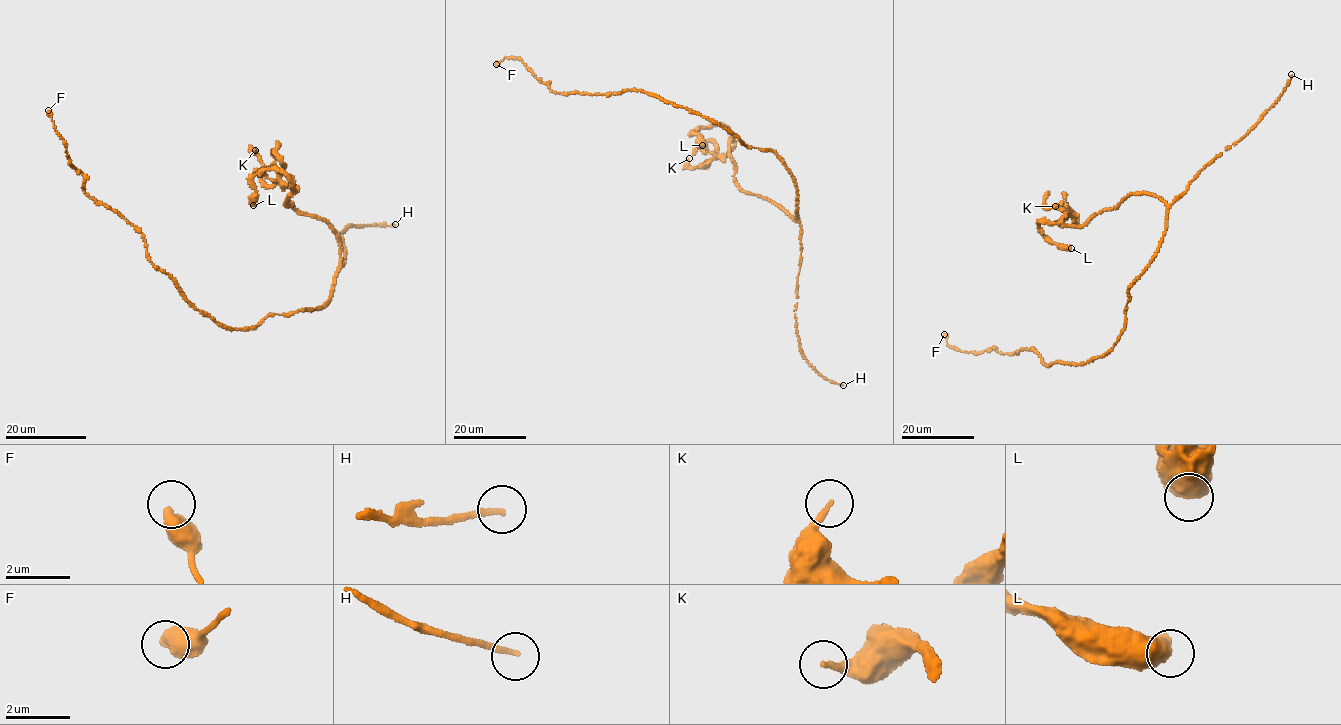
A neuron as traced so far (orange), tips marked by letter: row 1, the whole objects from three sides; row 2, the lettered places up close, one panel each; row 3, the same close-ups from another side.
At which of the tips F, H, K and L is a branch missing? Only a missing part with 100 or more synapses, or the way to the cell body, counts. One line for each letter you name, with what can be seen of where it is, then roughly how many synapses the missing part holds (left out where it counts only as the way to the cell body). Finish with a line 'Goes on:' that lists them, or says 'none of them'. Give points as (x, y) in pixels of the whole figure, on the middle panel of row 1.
H: at (843, 385); about 200 synapses
Goes on: H

